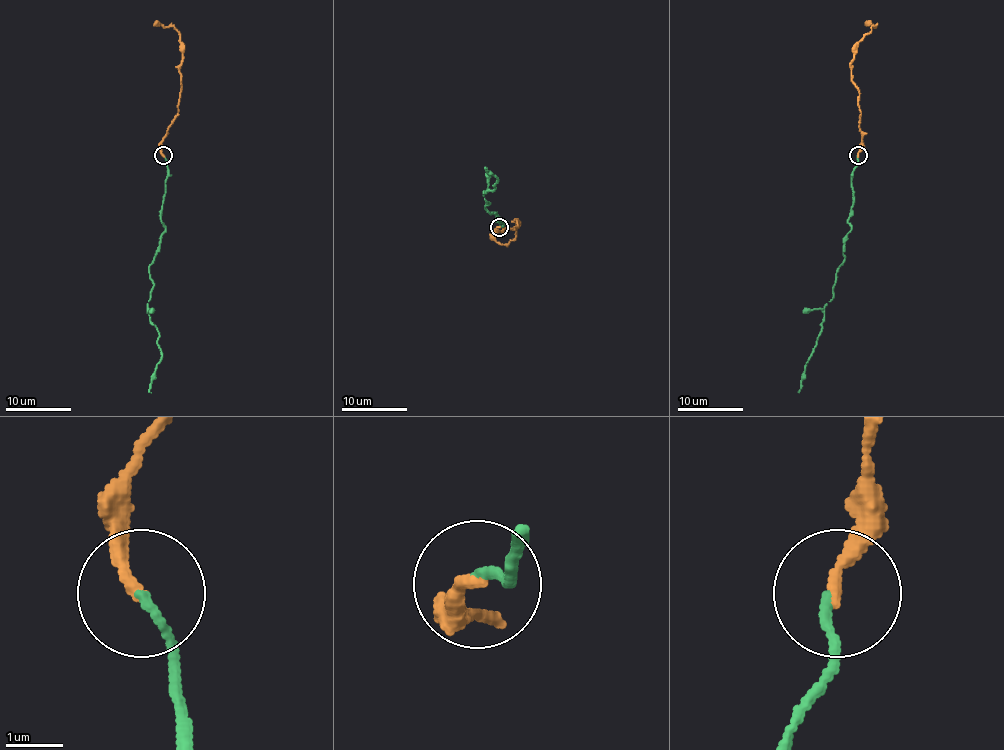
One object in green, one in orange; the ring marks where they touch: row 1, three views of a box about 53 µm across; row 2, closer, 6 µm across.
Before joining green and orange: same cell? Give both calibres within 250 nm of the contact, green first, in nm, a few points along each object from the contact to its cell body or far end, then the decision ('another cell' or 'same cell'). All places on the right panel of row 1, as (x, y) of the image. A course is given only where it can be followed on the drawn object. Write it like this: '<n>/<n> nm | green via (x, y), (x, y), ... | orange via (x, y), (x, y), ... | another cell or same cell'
150/240 nm | green via (857, 156), (844, 262), (798, 392) | orange via (859, 156), (862, 138), (859, 89), (851, 74), (854, 46), (875, 27), (865, 23) | same cell

